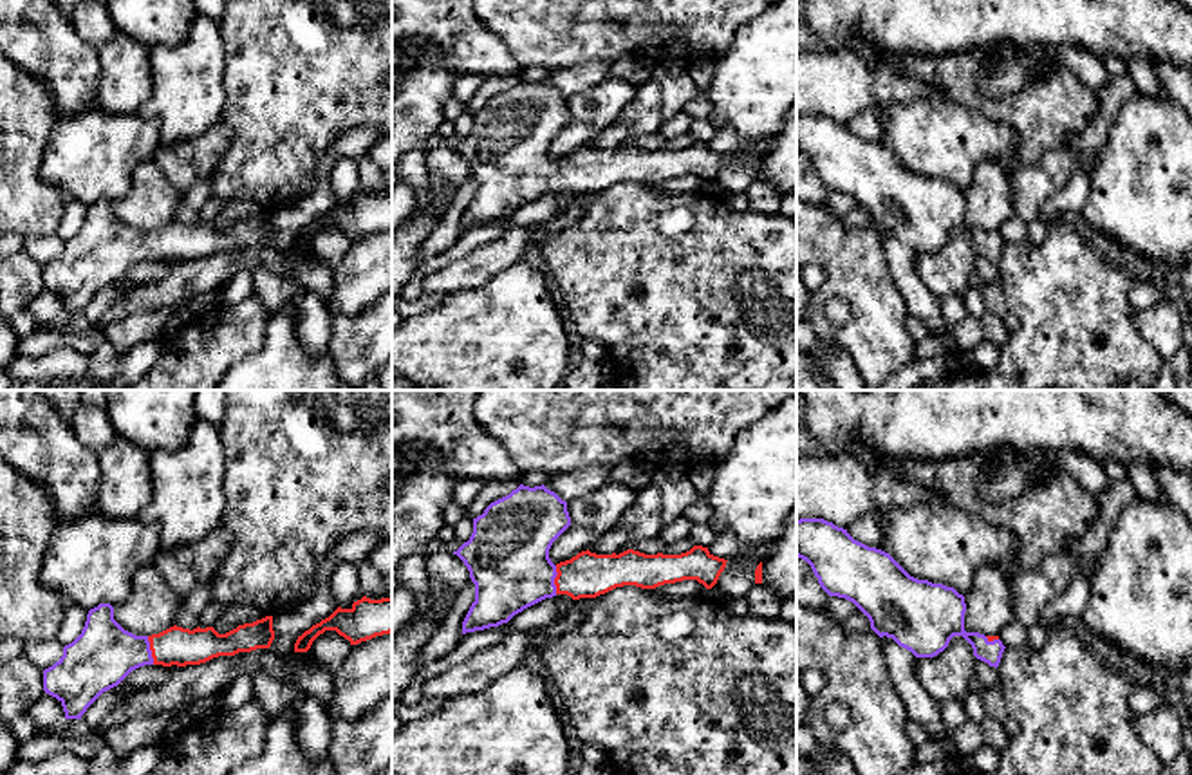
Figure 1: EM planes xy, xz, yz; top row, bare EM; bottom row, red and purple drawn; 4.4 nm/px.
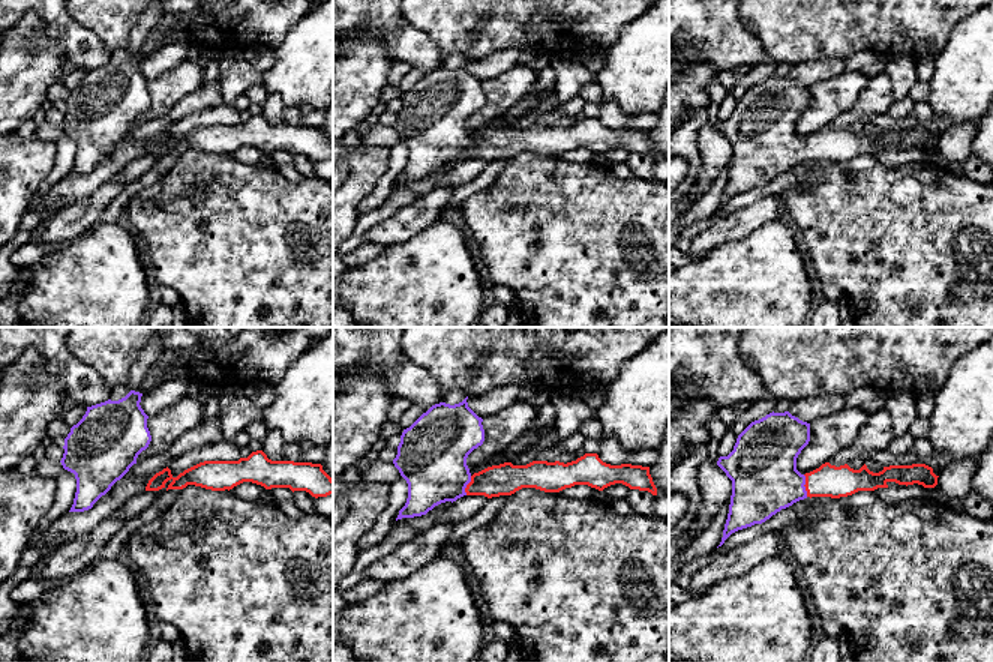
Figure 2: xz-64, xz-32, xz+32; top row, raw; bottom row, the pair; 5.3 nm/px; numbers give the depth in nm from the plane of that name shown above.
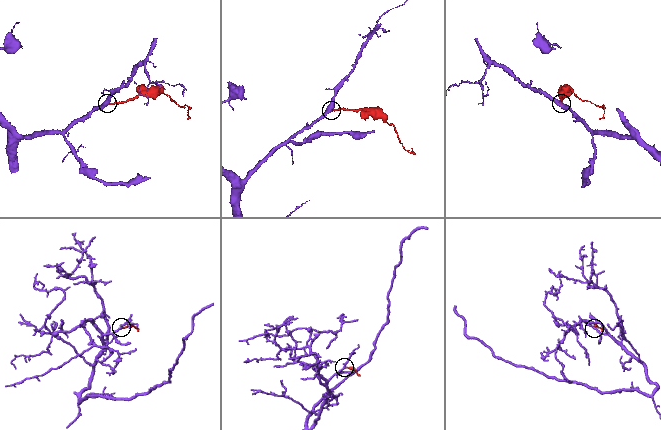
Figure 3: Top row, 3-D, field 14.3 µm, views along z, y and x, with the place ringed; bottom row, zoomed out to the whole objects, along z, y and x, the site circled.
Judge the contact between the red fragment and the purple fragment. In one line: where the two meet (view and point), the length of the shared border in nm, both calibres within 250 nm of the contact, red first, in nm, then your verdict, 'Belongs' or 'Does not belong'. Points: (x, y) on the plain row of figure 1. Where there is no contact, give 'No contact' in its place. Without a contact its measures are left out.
Touches red at xy (150, 244). Shared border 130 nm. Thickness 170 nm (red) against 280 nm. Belongs

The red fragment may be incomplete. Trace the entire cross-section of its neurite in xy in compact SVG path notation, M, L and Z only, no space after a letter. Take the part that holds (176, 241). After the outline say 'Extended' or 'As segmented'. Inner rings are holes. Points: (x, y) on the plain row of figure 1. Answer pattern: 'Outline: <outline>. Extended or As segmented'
Outline: M99 199L87 210L81 229L63 242L63 251L43 266L43 285L56 293L65 314L81 314L107 285L144 260L186 262L219 251L269 244L273 211L219 229L213 222L170 222L159 229L135 231L114 215L114 202Z. Extended

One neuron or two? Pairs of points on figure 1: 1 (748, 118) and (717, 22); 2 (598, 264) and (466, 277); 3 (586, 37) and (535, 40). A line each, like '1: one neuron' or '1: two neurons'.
1: two neurons
2: two neurons
3: one neuron

